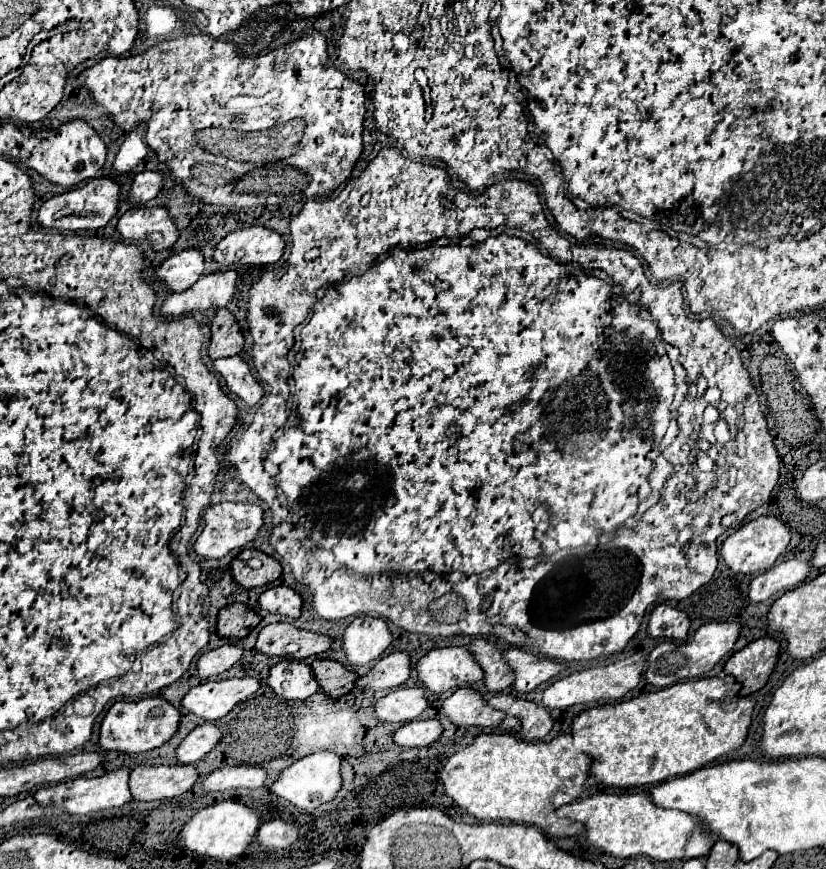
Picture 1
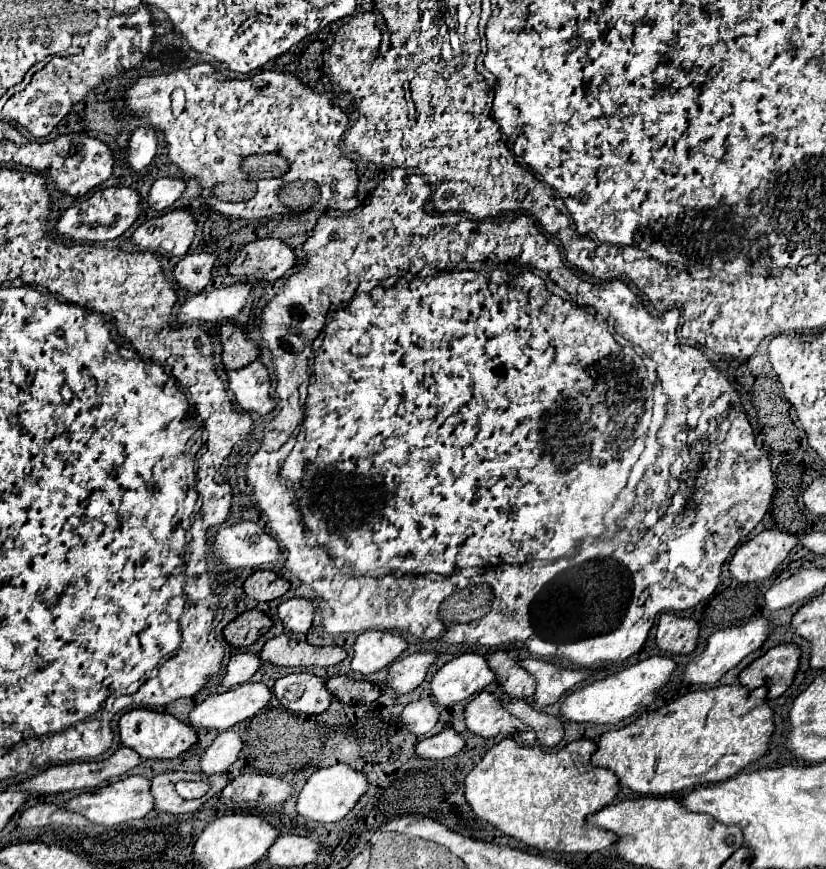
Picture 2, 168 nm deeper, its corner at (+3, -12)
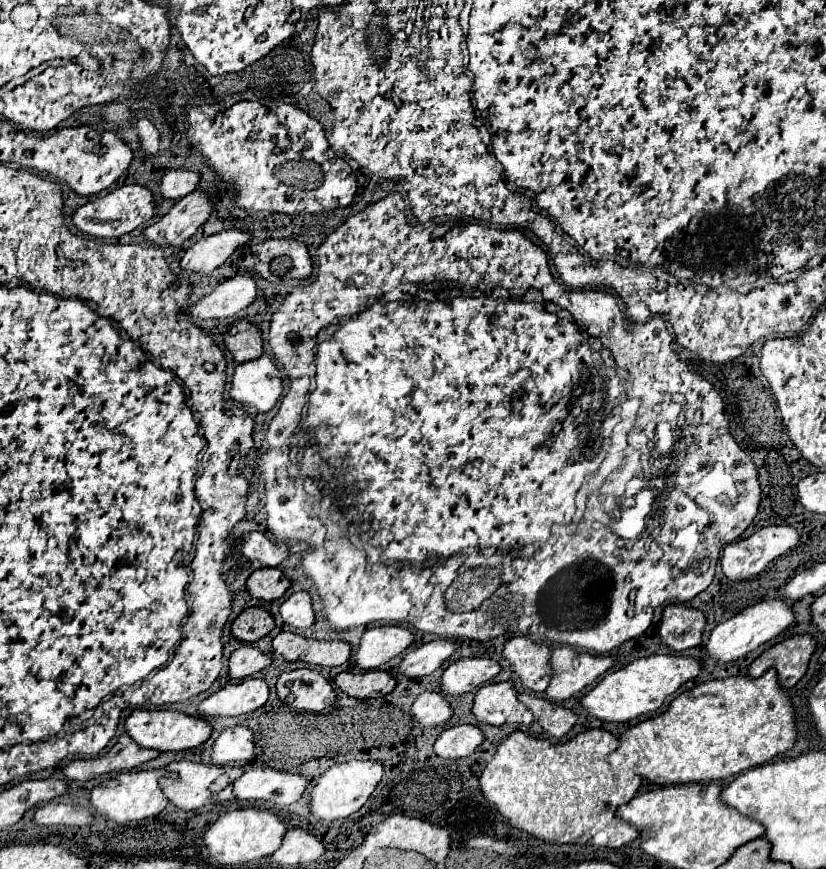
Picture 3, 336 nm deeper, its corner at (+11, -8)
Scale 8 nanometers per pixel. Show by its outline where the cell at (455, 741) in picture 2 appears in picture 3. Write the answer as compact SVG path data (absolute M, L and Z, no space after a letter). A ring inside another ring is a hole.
M463 724L445 730L437 742L435 742L435 752L441 758L465 758L473 754L485 740L485 734L479 726L473 724Z

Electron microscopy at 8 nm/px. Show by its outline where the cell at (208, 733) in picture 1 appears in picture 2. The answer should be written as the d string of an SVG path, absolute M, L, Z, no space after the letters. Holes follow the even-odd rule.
M233 730L221 732L211 746L201 754L199 766L203 774L223 774L241 752L241 738Z

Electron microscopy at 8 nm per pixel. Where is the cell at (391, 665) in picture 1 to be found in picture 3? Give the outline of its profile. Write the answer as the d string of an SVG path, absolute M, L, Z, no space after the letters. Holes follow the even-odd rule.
M437 638L433 642L427 642L427 644L415 648L415 650L409 650L405 654L405 658L401 660L399 672L407 678L421 678L421 676L433 674L455 652L457 652L457 644L453 644L447 638Z

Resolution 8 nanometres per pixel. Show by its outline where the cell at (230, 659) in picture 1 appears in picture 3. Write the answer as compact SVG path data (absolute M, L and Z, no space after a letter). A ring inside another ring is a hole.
M243 646L235 650L229 658L229 674L237 680L243 680L265 670L267 666L271 666L271 662L273 658L269 654L263 654L259 648Z

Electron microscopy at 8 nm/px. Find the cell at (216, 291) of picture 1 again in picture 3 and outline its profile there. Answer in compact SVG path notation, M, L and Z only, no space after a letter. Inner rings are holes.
M237 274L219 284L209 296L189 308L195 318L227 318L253 304L257 298L255 278L249 274Z

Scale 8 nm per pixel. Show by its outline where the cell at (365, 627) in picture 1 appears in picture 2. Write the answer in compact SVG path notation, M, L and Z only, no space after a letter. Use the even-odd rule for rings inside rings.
M371 630L357 636L351 668L363 676L389 666L407 648L407 642L391 632Z

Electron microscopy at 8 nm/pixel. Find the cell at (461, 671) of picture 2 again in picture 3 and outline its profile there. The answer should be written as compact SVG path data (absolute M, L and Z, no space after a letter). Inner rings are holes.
M461 658L449 664L441 676L441 690L445 694L467 694L499 674L501 666L491 658Z

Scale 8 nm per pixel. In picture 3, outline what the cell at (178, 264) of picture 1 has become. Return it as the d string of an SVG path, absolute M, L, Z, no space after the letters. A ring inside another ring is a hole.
M239 228L223 230L213 236L197 240L181 258L181 268L189 272L209 274L219 268L239 246L251 240L251 232L243 232Z

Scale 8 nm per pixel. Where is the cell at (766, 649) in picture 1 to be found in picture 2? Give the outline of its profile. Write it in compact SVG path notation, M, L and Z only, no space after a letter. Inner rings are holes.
M779 644L753 660L741 674L739 684L747 688L767 686L767 700L779 698L791 684L799 664L799 648L793 644Z

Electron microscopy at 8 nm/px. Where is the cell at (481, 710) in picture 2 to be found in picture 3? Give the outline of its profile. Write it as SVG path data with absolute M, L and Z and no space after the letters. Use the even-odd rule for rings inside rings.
M513 682L483 686L475 696L473 714L483 724L517 724L521 730L527 730L535 720L535 716L519 702Z

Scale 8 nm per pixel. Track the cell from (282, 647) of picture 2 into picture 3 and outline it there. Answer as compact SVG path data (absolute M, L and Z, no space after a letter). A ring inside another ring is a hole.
M281 632L273 640L273 654L291 662L315 666L341 666L351 656L351 646L341 640L309 640L293 632Z

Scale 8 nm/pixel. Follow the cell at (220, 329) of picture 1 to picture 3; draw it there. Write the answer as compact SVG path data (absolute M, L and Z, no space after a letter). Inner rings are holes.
M237 320L231 324L229 334L225 336L225 346L233 354L235 362L247 362L263 356L263 336L261 330L249 320Z

